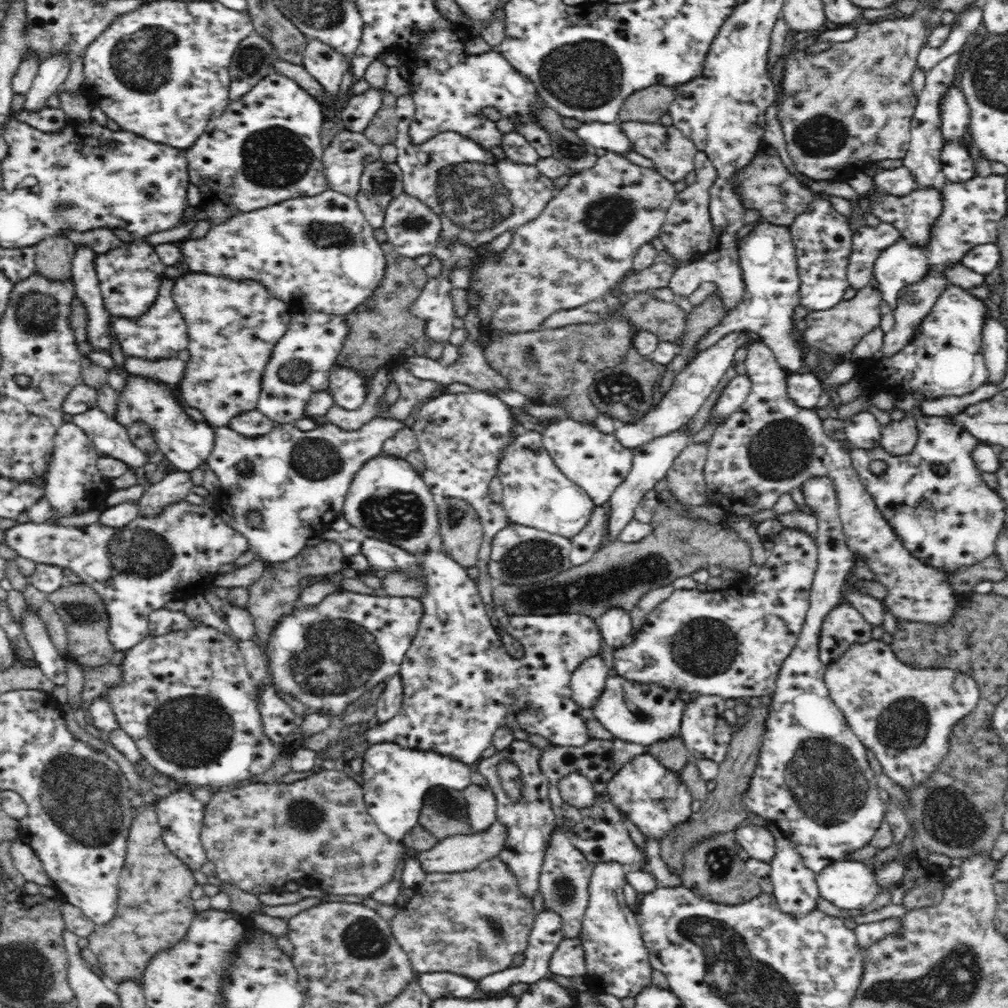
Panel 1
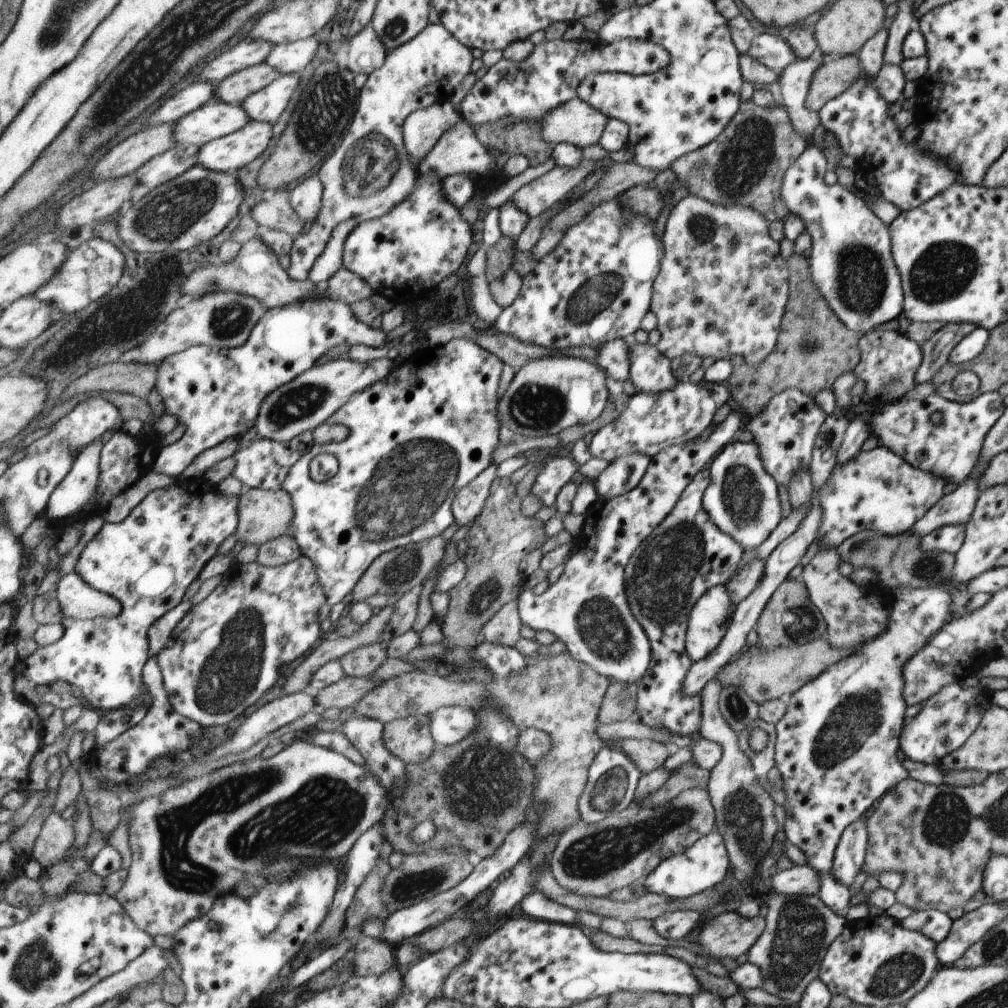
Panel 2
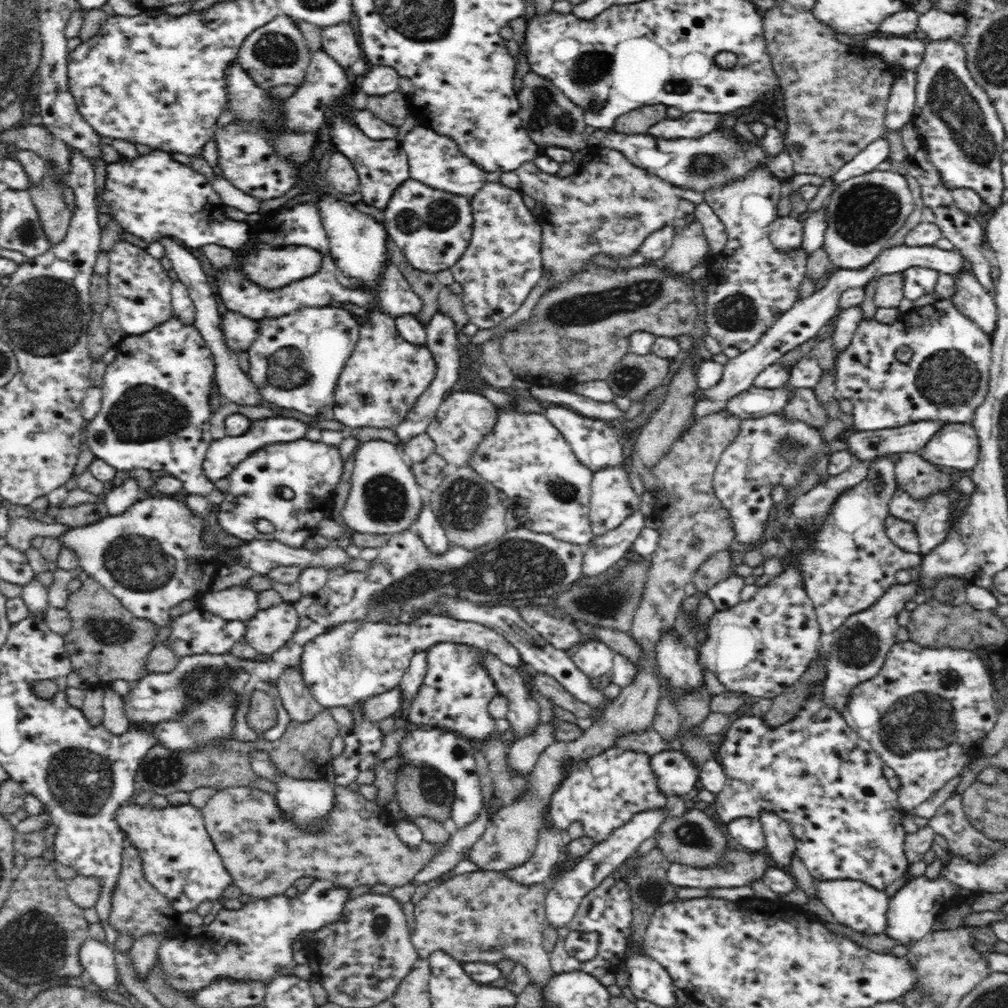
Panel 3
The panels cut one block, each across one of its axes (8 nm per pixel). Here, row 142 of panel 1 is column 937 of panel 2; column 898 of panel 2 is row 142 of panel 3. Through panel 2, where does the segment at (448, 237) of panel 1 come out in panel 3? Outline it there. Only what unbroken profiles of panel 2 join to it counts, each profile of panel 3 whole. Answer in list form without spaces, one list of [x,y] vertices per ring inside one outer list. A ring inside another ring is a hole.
[[[417,125],[404,136],[401,148],[405,151],[409,162],[409,178],[432,186],[432,189],[444,189],[454,194],[464,194],[473,197],[486,184],[497,179],[495,175],[486,173],[482,167],[468,159],[448,136],[441,136]]]

